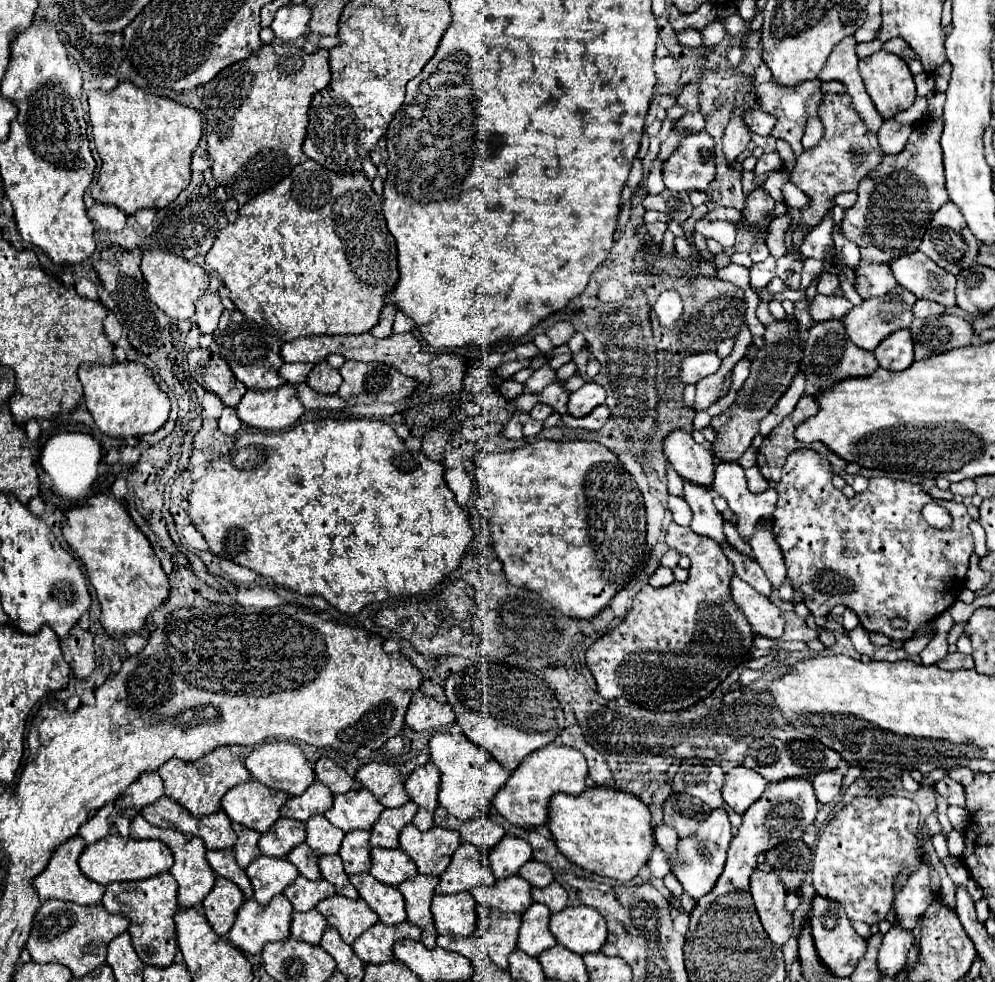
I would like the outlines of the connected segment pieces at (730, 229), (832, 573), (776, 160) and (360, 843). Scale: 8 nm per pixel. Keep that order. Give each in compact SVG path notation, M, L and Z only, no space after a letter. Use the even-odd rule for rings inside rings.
M701 219L696 222L695 230L706 238L716 240L723 247L731 247L735 244L737 228L730 222Z
M801 448L787 456L783 478L777 484L779 500L771 518L773 536L785 558L787 578L795 590L805 594L805 604L813 616L827 616L833 606L845 604L859 616L861 626L867 632L879 632L893 640L909 640L923 622L933 620L957 600L973 552L973 536L969 532L971 516L967 518L965 504L949 500L939 502L953 516L953 528L943 532L929 526L921 516L921 508L935 500L923 492L919 484L873 476L869 478L869 488L859 492L855 500L849 500L833 486L831 478L831 464L823 454L811 448ZM893 618L907 620L907 628L893 628Z
M769 152L769 154L763 154L759 160L757 160L757 166L755 166L755 174L769 174L769 172L775 172L783 166L783 160L779 156L779 152Z
M353 830L345 834L339 856L343 858L343 866L347 874L369 872L371 868L371 844L367 830Z

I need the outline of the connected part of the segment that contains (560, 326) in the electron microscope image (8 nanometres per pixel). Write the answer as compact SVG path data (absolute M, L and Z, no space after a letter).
M561 320L561 322L555 322L555 324L551 324L547 330L545 330L545 334L551 338L551 342L555 344L555 346L561 346L561 344L567 344L567 340L573 336L573 326L569 324L569 322L565 322L565 320Z

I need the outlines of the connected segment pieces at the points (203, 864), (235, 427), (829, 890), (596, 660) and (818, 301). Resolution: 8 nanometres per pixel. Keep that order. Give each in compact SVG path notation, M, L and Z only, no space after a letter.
M135 816L133 818L133 822L131 822L131 838L139 838L139 840L141 838L161 840L161 842L165 842L171 848L171 852L175 856L175 862L171 866L171 874L179 882L177 900L179 900L179 906L181 908L195 908L195 906L199 906L205 900L205 896L213 888L215 872L209 868L209 862L205 858L205 844L203 844L201 838L191 836L191 834L181 834L181 832L175 832L175 830L165 830L165 828L153 826L143 816Z
M225 406L225 408L223 408L223 414L221 414L221 418L219 418L219 430L221 430L223 434L227 434L227 436L233 436L233 434L239 432L239 428L241 428L241 420L237 418L235 408Z
M867 796L855 798L827 822L827 826L819 836L813 858L813 886L817 894L841 902L851 920L863 920L867 924L885 920L885 914L893 902L895 874L901 868L909 868L911 872L915 872L919 866L919 856L915 854L917 836L919 836L919 808L913 800L901 796L889 796L877 800Z
M671 522L667 546L691 558L689 580L671 588L641 590L621 624L597 640L585 656L603 698L623 696L655 712L689 708L715 692L753 646L753 628L731 600L729 580L735 568L719 544Z
M815 296L815 300L809 304L809 314L813 316L815 322L825 322L825 320L835 320L843 318L853 304L845 296Z

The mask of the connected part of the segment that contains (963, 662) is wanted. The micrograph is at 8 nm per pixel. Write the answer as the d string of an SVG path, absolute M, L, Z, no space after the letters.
M955 652L955 654L947 654L943 660L939 660L937 666L943 668L943 670L968 670L974 669L975 664L971 656L965 656L965 654L961 654L961 652Z

